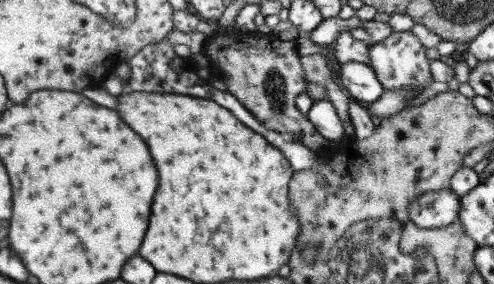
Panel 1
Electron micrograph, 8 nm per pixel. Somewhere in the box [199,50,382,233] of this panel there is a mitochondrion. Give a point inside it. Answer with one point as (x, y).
(273, 84)

